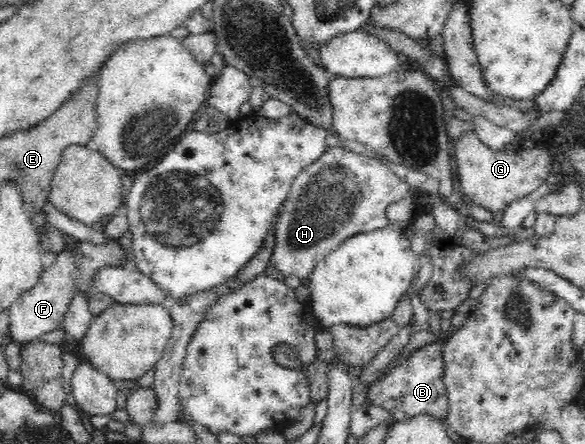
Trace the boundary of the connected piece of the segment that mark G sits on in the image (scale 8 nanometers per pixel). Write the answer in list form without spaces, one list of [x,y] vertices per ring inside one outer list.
[[[472,130],[462,133],[461,137],[452,143],[452,158],[454,161],[454,175],[459,183],[461,195],[468,201],[473,201],[478,206],[483,206],[492,213],[503,211],[515,200],[520,200],[528,196],[532,190],[544,184],[552,170],[552,156],[546,148],[532,148],[532,150],[522,150],[518,152],[516,147],[507,149],[492,149]]]

